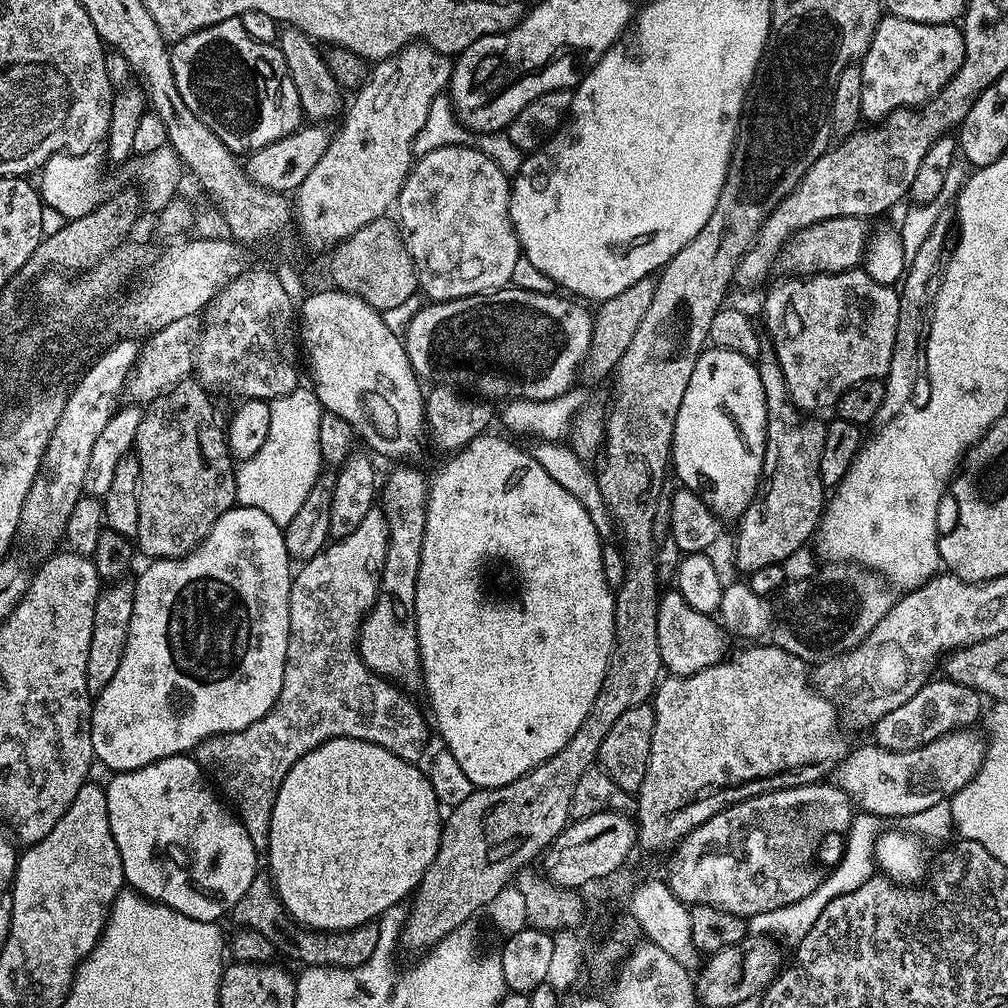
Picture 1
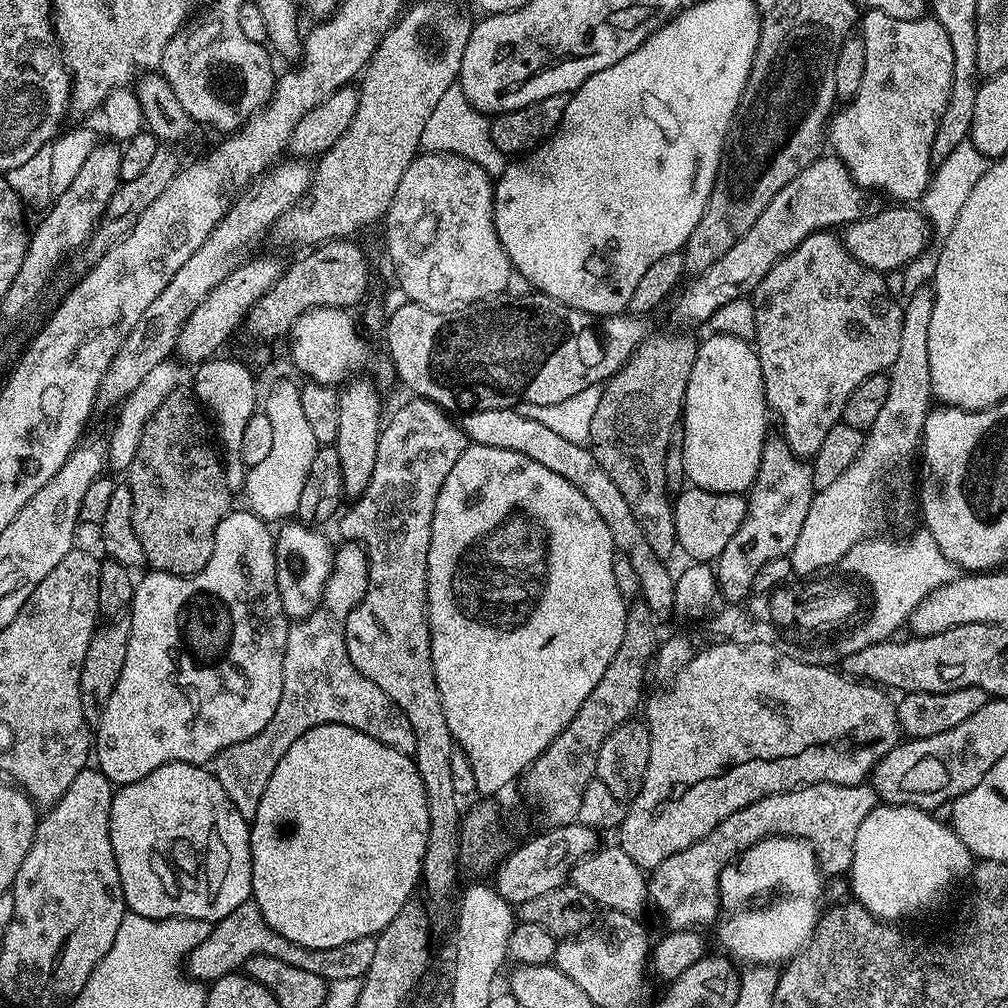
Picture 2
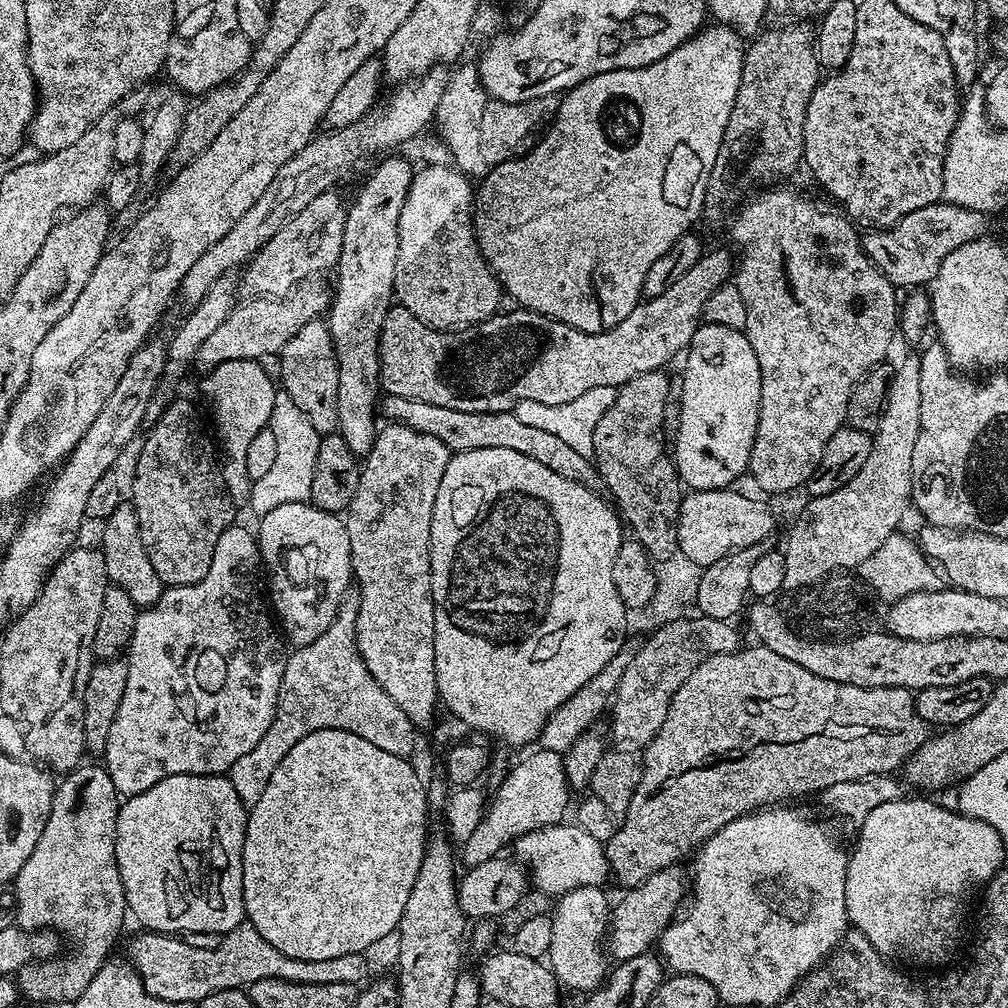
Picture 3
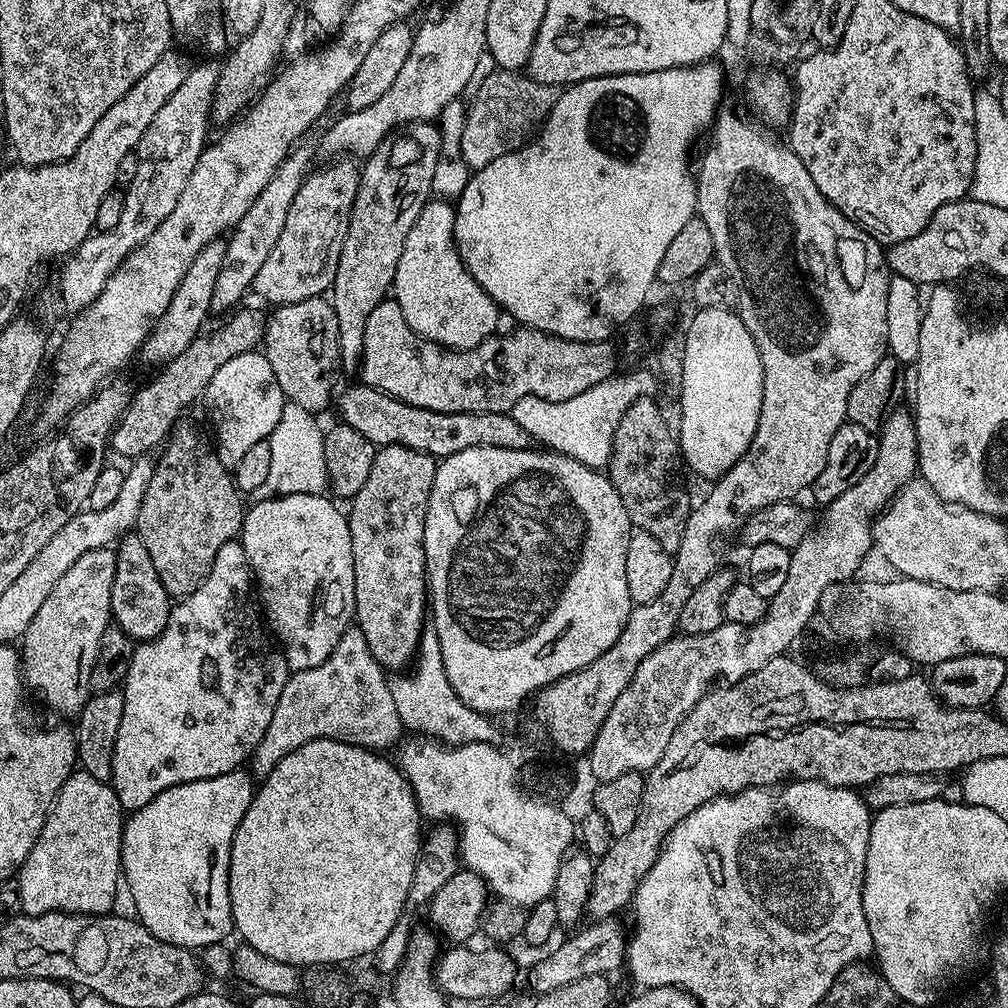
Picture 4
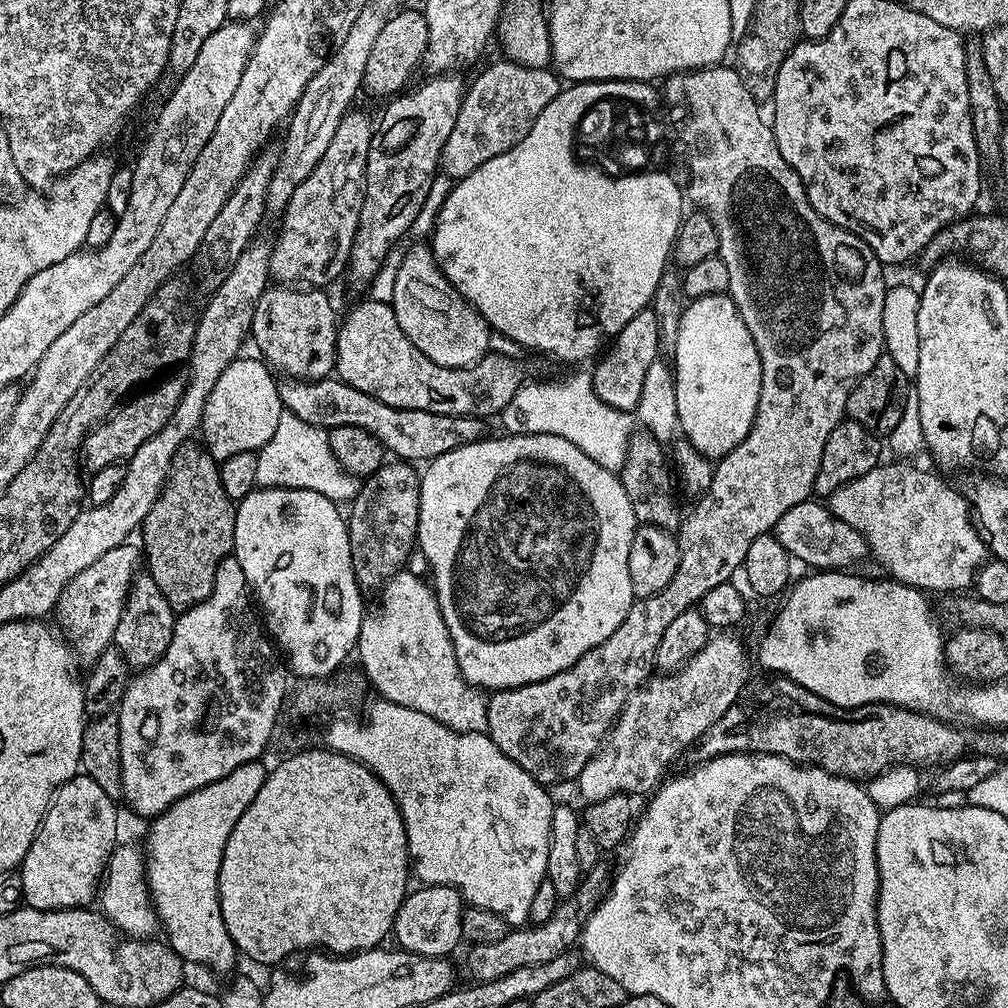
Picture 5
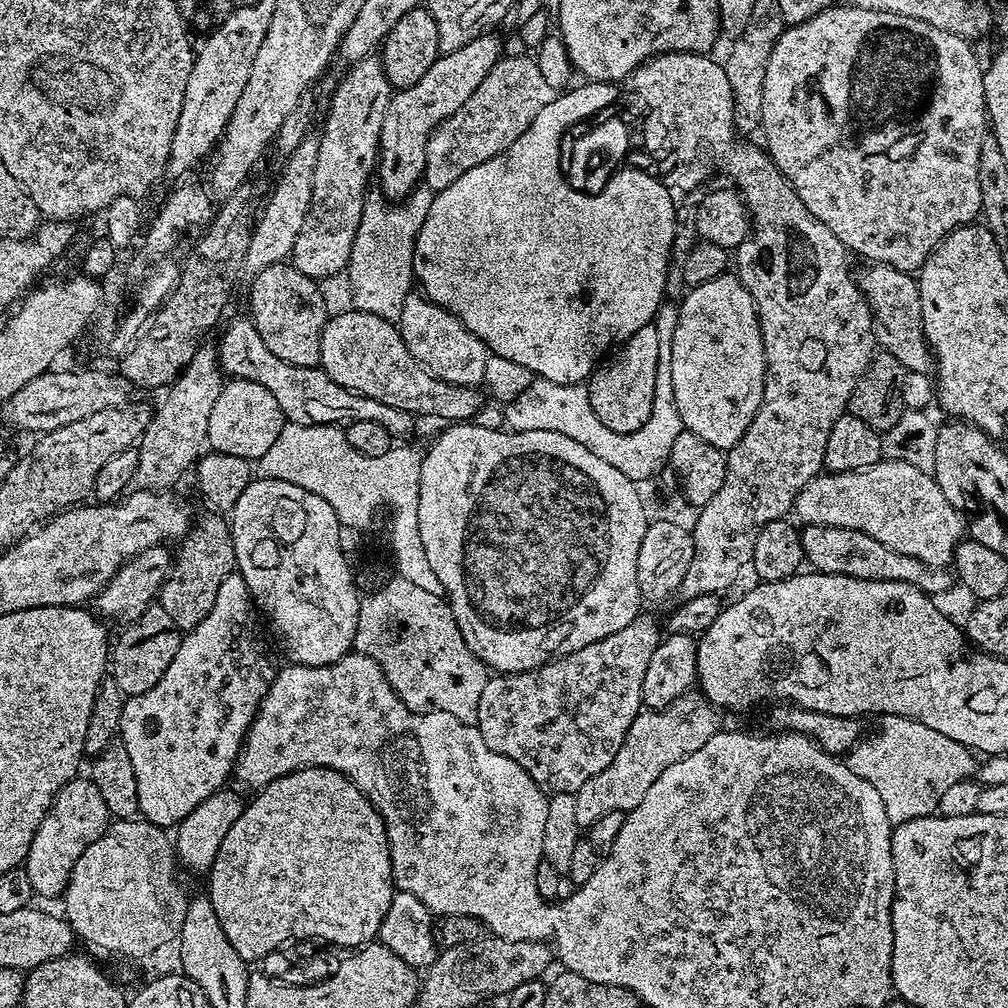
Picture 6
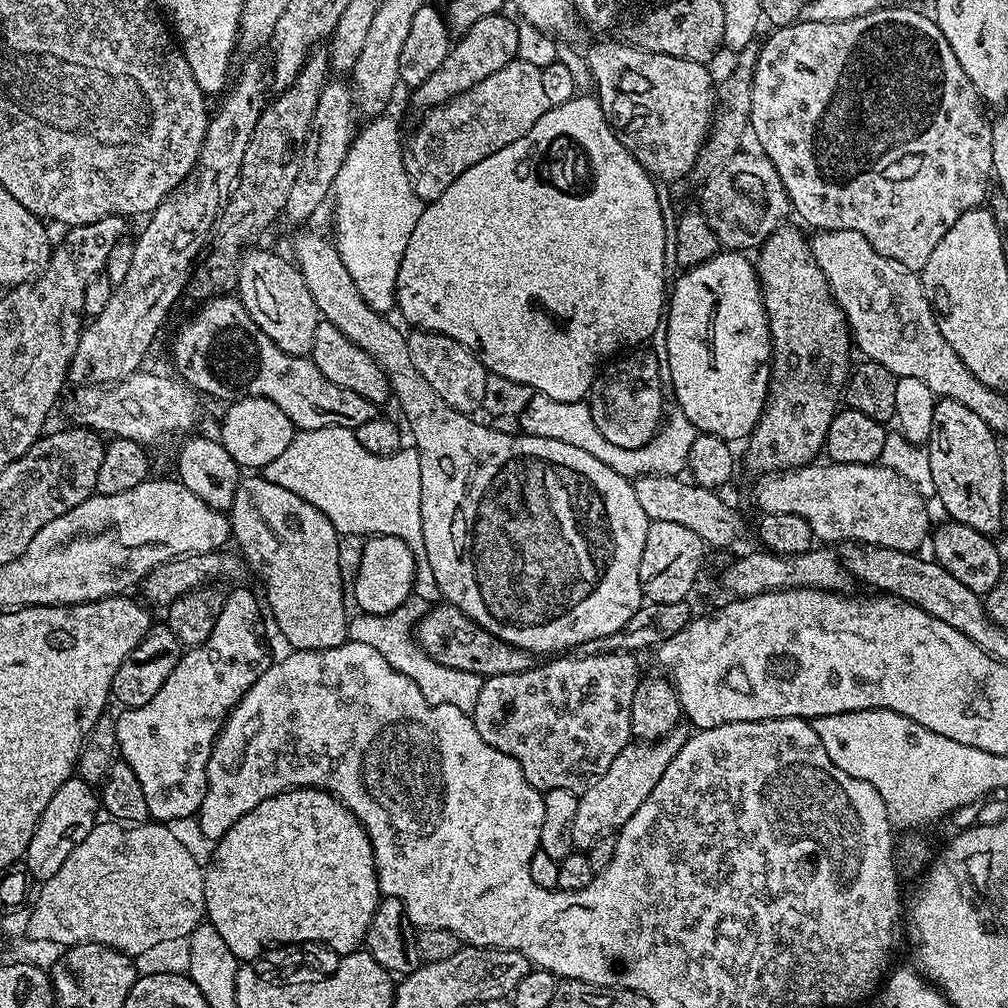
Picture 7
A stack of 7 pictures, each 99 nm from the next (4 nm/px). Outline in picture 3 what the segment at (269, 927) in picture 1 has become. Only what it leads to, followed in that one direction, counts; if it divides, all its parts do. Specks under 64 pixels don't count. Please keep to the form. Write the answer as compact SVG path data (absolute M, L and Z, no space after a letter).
M247 922L239 924L234 930L223 933L219 937L218 943L212 948L190 946L187 939L177 938L172 934L161 934L147 930L140 930L137 933L137 936L128 944L127 963L135 968L136 973L140 975L142 986L151 996L166 1002L178 1002L181 1006L195 1005L196 1001L222 990L247 989L248 985L258 982L262 978L278 978L299 984L342 982L343 984L359 985L360 979L368 972L368 964L364 961L366 956L362 952L341 954L338 958L322 958L322 962L310 962L302 958L286 958L286 954L282 954L282 950L274 950L274 946L270 946L270 942L266 942L266 938L262 938L262 934L258 934L258 930L254 930L254 926Z

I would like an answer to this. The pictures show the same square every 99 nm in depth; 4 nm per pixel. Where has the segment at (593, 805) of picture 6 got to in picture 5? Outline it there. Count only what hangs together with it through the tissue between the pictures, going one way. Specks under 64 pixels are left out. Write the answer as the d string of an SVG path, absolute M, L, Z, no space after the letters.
M732 634L713 635L706 642L706 646L698 650L698 654L694 654L687 662L680 665L678 671L649 679L626 702L620 717L612 725L612 731L608 733L608 739L592 755L590 762L586 762L582 774L578 777L583 803L590 805L594 802L602 802L602 798L610 798L619 792L651 793L665 779L664 771L675 762L676 756L683 757L687 747L697 743L700 736L706 734L730 710L732 704L740 700L749 683L747 680L748 656Z

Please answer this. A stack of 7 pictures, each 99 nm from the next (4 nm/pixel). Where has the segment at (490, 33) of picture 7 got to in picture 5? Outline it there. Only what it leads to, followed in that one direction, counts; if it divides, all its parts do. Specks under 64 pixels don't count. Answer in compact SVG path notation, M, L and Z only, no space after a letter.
M436 74L425 84L409 87L391 97L384 108L384 117L378 120L372 133L370 154L366 162L366 182L362 214L350 250L346 280L352 284L367 285L390 258L392 247L412 228L420 216L432 183L440 168L440 155L458 110L464 101L466 80L460 74Z

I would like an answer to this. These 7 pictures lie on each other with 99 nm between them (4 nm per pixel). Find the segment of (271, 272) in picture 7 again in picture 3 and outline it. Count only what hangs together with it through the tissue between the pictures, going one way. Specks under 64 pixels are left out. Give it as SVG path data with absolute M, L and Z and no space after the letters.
M323 319L306 322L306 326L302 326L302 330L298 330L298 334L294 334L294 338L290 338L290 342L286 342L286 346L278 353L279 360L279 383L282 385L283 395L288 396L290 402L294 402L298 410L302 410L302 414L306 414L306 419L310 421L310 426L314 426L316 432L335 433L338 428L338 362L327 323Z

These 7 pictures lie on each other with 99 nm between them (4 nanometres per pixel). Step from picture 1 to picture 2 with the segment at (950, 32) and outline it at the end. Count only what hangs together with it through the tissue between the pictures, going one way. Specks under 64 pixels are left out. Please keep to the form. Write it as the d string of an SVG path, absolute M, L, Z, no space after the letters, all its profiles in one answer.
M871 10L863 13L858 32L866 46L866 70L862 70L858 94L831 117L826 129L827 143L832 143L831 151L844 163L859 188L872 194L885 192L892 202L919 201L932 181L934 134L938 122L942 122L954 78L954 50L950 38L934 18L895 20L890 14Z

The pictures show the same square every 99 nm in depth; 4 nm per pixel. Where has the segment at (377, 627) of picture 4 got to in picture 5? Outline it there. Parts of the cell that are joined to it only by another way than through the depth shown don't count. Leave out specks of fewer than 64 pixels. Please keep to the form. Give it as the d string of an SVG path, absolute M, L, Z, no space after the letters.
M386 462L375 474L359 485L355 500L351 501L352 513L347 513L350 554L356 580L361 589L379 589L389 578L401 571L417 547L418 510L420 509L420 476L408 462Z

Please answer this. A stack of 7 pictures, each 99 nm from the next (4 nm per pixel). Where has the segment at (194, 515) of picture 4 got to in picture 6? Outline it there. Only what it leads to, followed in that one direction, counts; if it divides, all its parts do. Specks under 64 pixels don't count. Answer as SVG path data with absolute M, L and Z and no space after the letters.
M208 514L191 525L187 536L179 541L172 561L172 571L164 579L160 588L158 602L176 625L182 630L198 626L210 610L214 610L214 602L218 598L218 589L231 572L236 571L236 555L229 521L220 514Z

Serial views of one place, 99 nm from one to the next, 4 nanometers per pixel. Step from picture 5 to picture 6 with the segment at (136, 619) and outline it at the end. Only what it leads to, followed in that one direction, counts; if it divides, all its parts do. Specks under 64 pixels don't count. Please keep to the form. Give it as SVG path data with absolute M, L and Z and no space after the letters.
M154 602L134 623L123 629L120 637L115 637L110 648L110 679L118 682L118 690L122 690L125 698L146 694L150 686L158 686L158 678L166 674L170 662L174 662L174 654L178 654L178 646L182 639L182 629L162 610L159 602Z

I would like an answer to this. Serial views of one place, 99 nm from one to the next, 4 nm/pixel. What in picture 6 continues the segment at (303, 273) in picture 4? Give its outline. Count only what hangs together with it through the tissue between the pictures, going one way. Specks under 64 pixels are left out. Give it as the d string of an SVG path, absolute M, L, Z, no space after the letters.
M379 55L362 58L347 70L328 104L324 134L318 138L318 166L314 166L312 175L310 206L306 210L306 222L302 222L298 238L294 238L290 257L293 268L317 282L324 282L327 276L336 276L339 272L341 275L347 269L366 203L368 175L371 172L373 175L378 164L382 118L386 118L394 91Z

